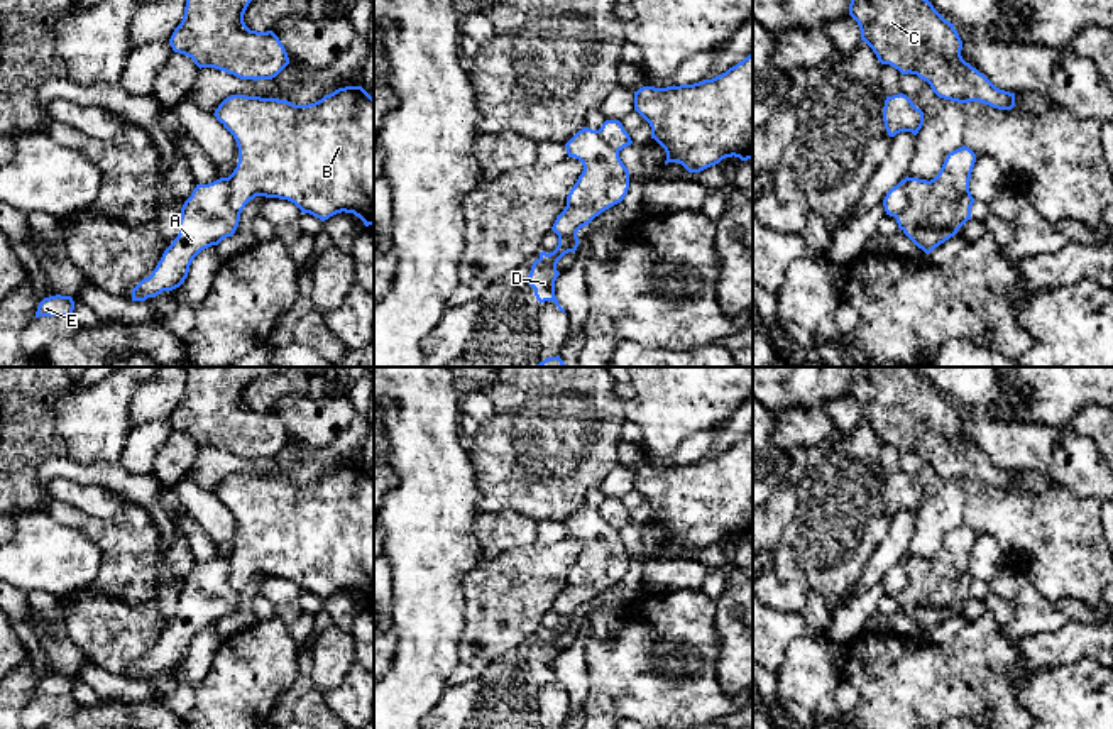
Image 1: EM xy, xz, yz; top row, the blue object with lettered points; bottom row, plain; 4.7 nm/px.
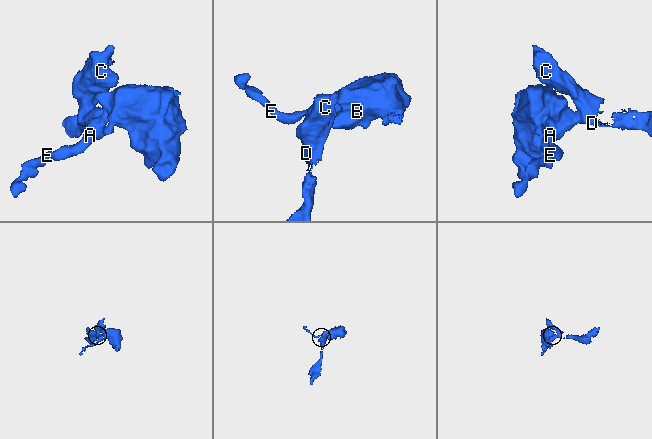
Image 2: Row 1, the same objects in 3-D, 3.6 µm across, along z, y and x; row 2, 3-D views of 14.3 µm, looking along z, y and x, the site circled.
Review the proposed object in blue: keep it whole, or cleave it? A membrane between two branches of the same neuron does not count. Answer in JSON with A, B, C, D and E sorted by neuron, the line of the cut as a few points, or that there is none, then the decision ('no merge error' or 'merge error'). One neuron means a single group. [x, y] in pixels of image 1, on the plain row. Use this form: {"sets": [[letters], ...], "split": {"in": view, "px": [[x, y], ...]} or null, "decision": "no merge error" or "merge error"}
{"sets": [["A", "C", "D", "E"], ["B"]], "split": {"in": "yz", "px": [[909, 557], [907, 584], [895, 596]]}, "decision": "merge error"}

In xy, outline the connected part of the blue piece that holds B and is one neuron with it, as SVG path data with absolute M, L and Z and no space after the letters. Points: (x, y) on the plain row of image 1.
M362 465L338 467L321 479L294 484L288 479L232 474L213 492L233 514L238 541L230 558L228 584L242 592L255 575L279 577L294 582L301 592L321 600L337 592L354 592L365 606L374 604L374 477Z

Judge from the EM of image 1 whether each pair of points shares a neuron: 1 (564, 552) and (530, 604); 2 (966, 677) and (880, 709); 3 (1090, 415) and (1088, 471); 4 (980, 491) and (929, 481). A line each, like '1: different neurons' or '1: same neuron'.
1: same neuron
2: same neuron
3: different neurons
4: different neurons

